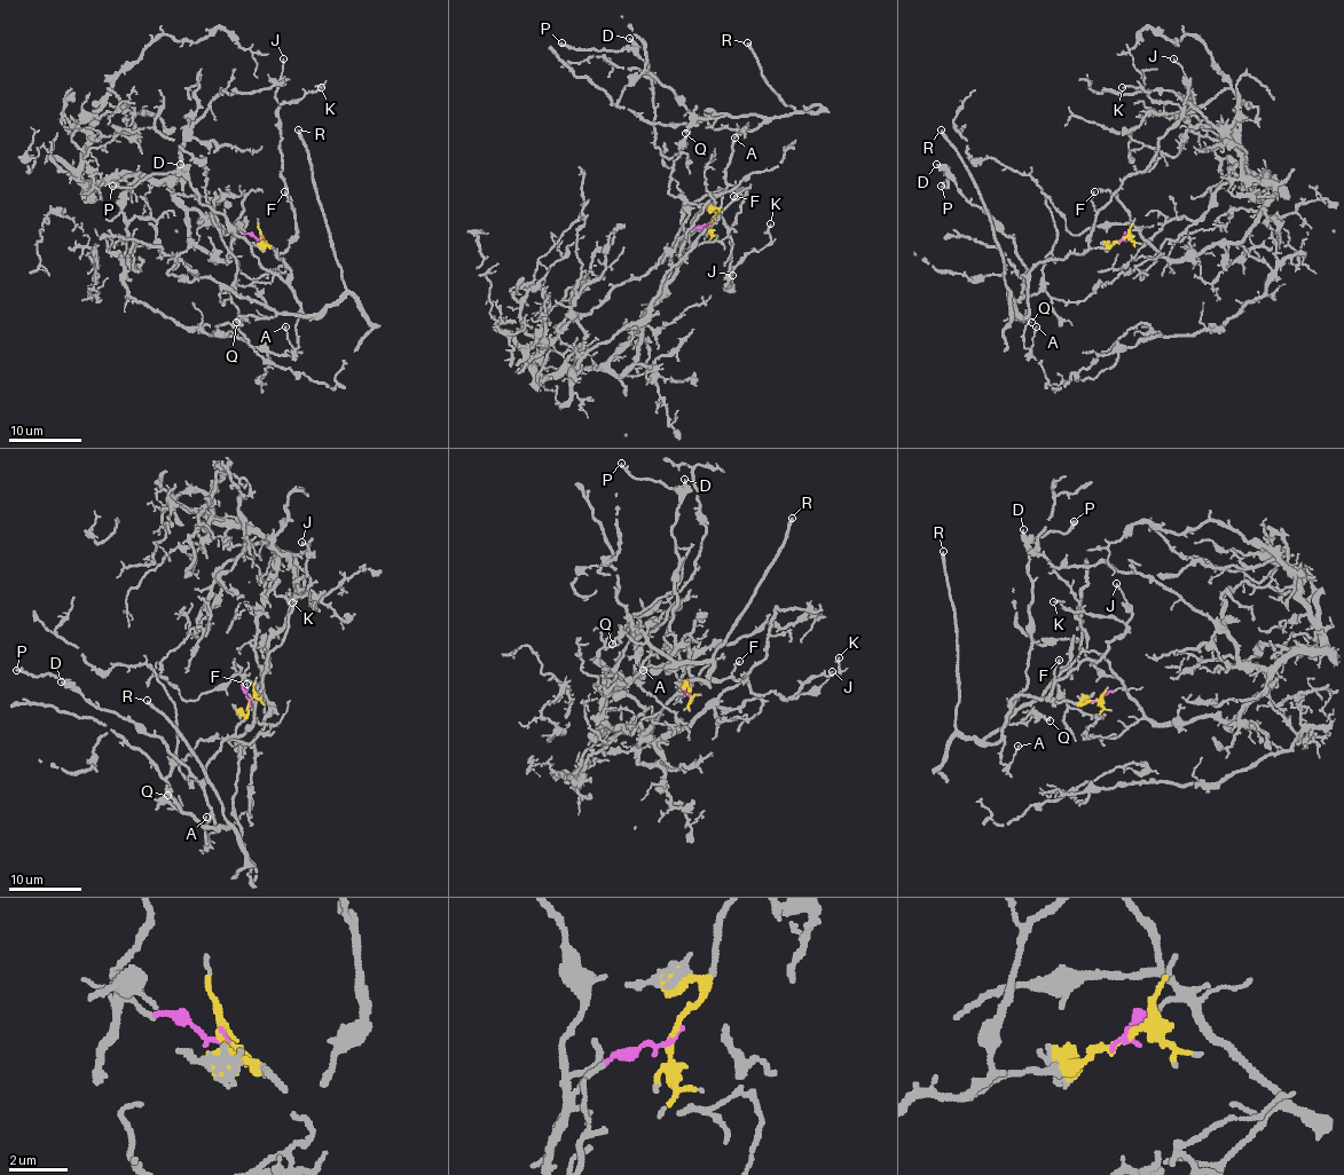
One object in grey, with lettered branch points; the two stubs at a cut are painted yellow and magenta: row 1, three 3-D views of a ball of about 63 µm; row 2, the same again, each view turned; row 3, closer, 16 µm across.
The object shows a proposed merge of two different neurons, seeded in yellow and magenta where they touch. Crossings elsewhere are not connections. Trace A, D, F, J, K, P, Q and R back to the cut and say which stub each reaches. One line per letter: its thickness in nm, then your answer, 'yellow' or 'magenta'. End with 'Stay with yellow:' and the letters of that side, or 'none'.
A: 140 nm | yellow
D: 240 nm | yellow
F: 130 nm | yellow
J: 160 nm | yellow
K: 140 nm | yellow
P: 170 nm | yellow
Q: 200 nm | yellow
R: 280 nm | yellow
Stay with yellow: A, D, F, J, K, P, Q, R

